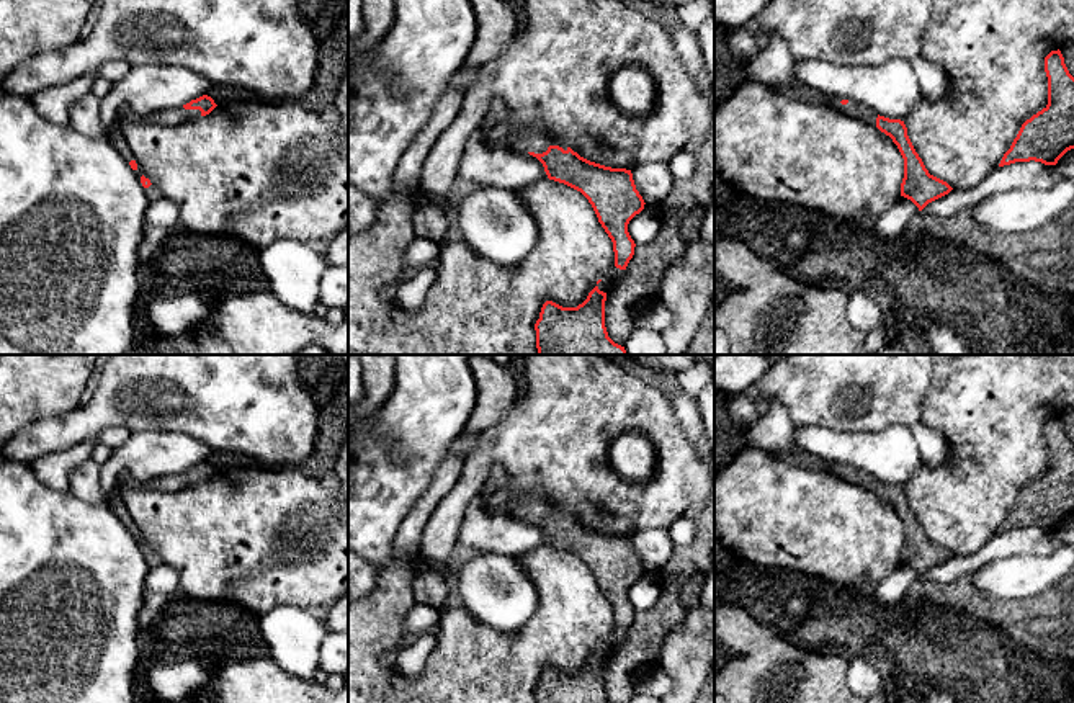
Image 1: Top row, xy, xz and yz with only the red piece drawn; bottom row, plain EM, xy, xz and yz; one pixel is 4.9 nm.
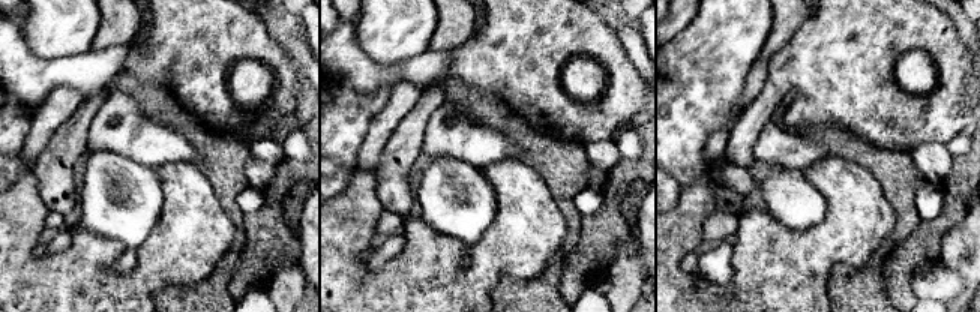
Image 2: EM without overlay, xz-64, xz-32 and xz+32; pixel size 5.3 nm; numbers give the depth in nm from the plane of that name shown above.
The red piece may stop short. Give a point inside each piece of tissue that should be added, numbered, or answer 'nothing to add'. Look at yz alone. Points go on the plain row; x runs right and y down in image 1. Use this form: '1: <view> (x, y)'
1: yz (852, 474)

